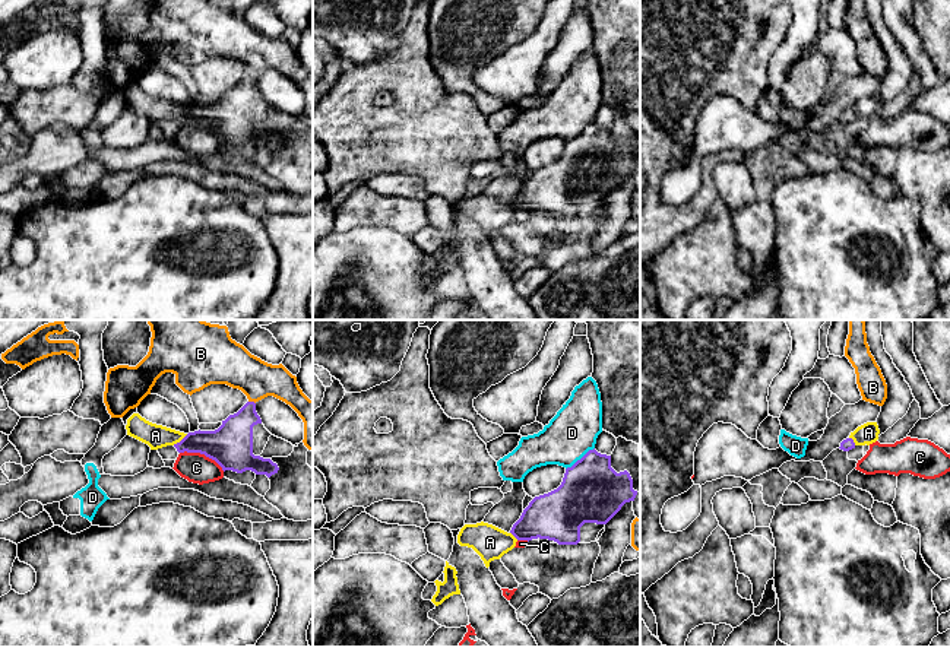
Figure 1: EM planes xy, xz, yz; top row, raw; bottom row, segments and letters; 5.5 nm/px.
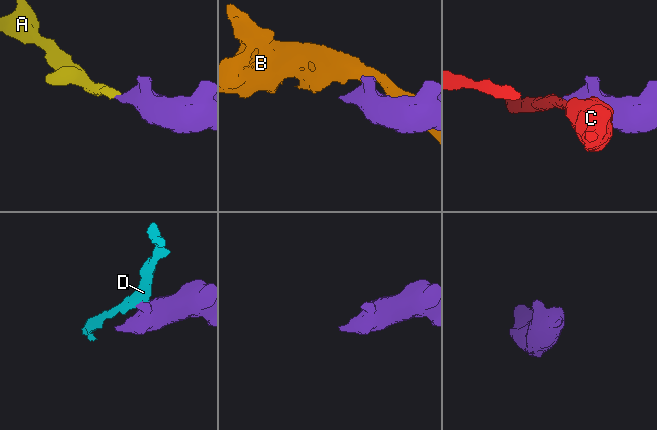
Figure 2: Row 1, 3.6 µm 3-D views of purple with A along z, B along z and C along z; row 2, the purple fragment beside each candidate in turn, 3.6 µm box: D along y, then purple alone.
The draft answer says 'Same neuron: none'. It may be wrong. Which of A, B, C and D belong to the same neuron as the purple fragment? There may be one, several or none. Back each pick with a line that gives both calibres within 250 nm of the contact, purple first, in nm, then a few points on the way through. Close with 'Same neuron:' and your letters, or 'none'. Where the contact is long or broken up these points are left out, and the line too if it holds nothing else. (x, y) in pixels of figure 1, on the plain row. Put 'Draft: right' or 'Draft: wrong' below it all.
A: calibres 200 and 130 nm; way xy (227, 117), (181, 113), (155, 108)
Same neuron: A
Draft: wrong

